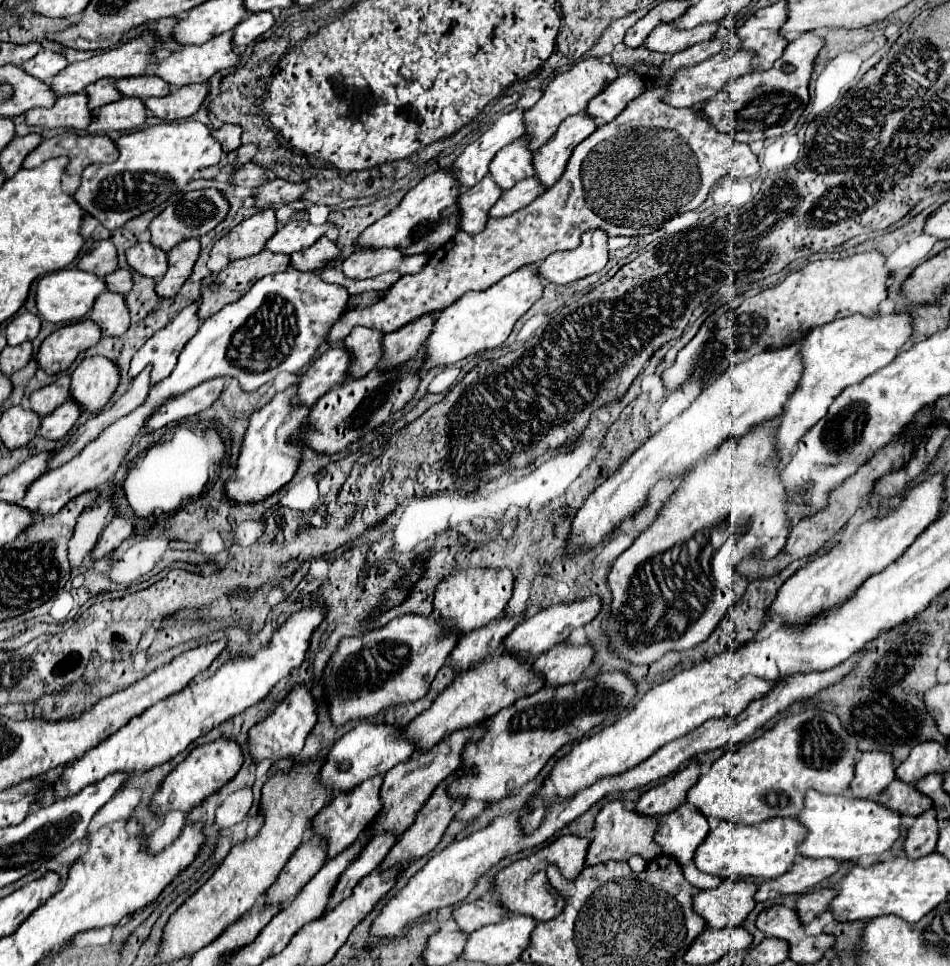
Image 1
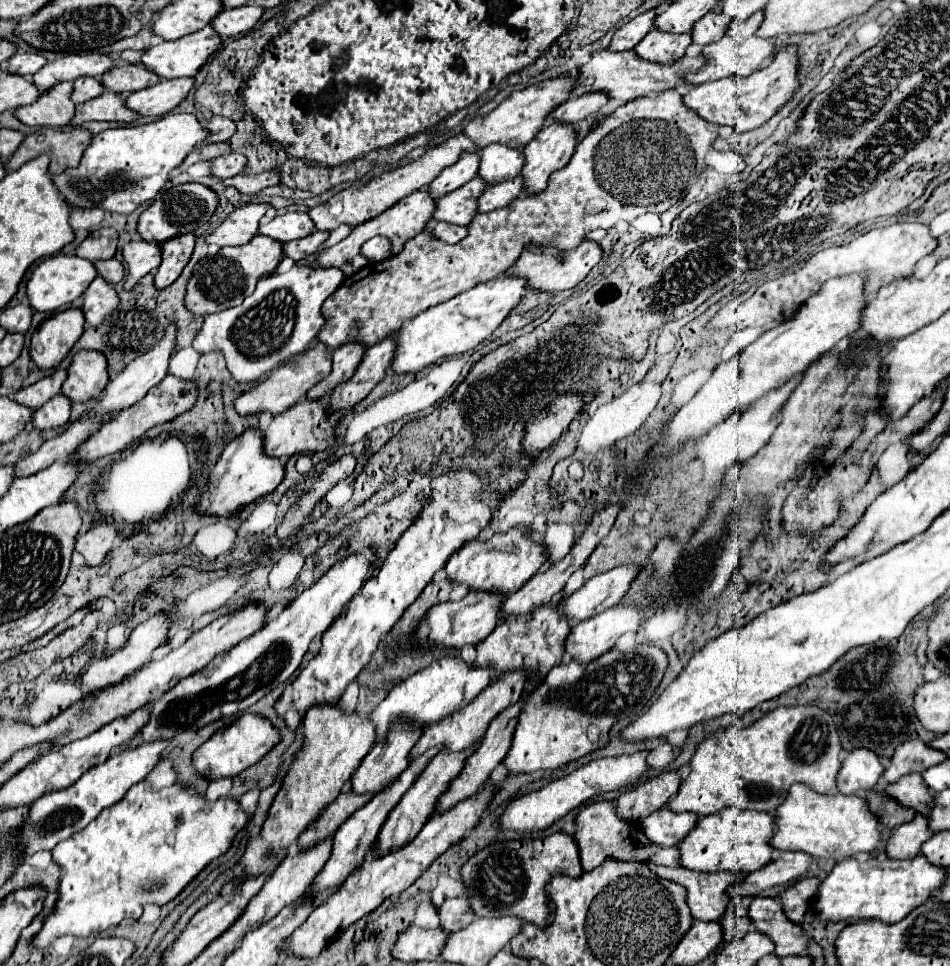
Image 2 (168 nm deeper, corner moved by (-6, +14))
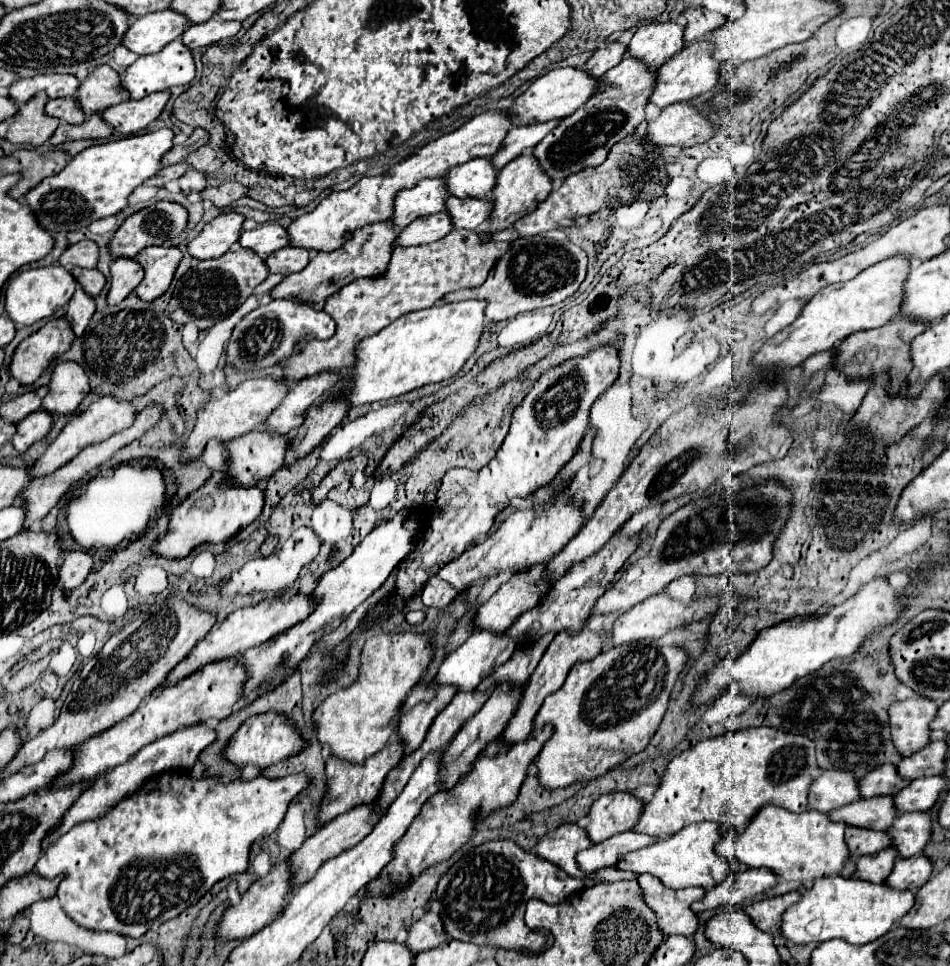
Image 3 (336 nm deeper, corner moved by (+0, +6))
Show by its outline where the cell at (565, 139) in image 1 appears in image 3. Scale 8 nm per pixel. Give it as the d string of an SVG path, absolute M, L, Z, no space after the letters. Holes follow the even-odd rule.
M531 152L517 156L497 176L497 186L491 192L491 200L495 204L495 210L491 214L491 220L489 220L491 226L487 232L509 228L515 220L533 212L537 208L537 204L549 196L549 192L551 192L551 180L549 180L549 174L541 168L539 160Z

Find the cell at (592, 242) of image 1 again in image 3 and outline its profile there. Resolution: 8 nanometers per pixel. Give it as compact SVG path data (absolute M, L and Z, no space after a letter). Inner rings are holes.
M549 236L519 238L513 242L511 250L497 260L495 268L489 272L487 280L481 286L451 292L443 300L445 302L457 302L469 298L487 300L485 316L489 320L505 320L521 312L563 302L565 298L577 292L579 284L585 280L585 272L587 272L587 254L573 242L559 244Z

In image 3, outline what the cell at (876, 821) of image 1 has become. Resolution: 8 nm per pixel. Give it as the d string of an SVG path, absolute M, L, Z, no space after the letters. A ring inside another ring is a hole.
M769 804L755 814L755 818L741 834L725 836L723 842L717 846L717 852L729 856L729 860L739 860L749 868L767 866L785 880L805 882L843 870L843 864L849 858L845 828L847 824L829 820L827 812L805 810L801 814L795 814Z

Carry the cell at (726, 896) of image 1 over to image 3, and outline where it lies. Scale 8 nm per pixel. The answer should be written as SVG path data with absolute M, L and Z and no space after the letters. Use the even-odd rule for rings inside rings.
M641 874L637 880L645 892L645 902L655 910L657 924L665 934L695 934L699 918L691 910L691 904L705 896L705 888L669 890L665 884L661 884L661 880L649 874Z

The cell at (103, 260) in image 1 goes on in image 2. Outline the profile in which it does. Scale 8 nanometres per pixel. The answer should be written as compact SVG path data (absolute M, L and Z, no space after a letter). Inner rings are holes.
M99 228L91 232L77 248L75 254L89 262L111 258L117 250L117 232L113 228Z

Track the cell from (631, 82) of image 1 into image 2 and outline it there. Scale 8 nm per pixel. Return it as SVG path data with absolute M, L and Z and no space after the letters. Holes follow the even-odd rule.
M589 92L587 96L579 96L575 100L567 100L565 104L559 104L549 118L555 122L565 122L565 124L575 124L587 116L595 116L595 112L601 112L601 108L607 104L607 96L601 92Z

